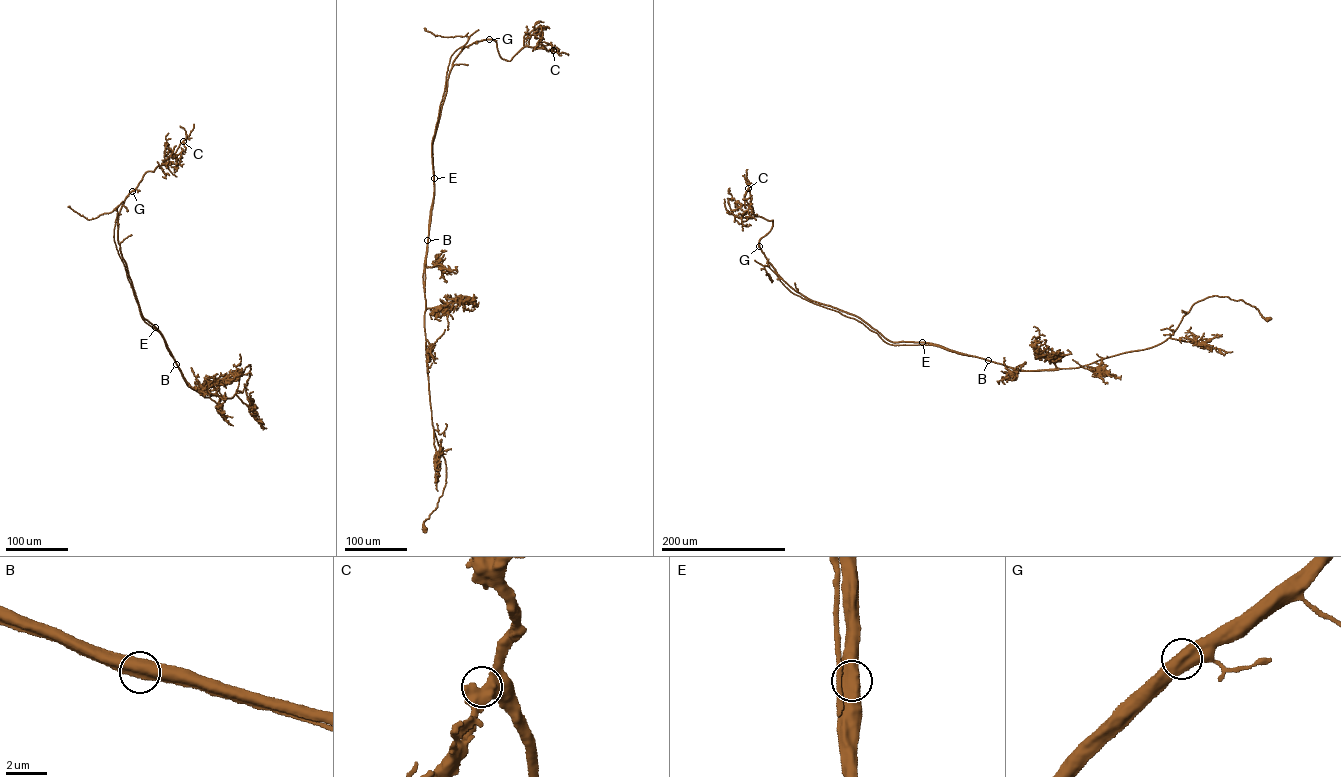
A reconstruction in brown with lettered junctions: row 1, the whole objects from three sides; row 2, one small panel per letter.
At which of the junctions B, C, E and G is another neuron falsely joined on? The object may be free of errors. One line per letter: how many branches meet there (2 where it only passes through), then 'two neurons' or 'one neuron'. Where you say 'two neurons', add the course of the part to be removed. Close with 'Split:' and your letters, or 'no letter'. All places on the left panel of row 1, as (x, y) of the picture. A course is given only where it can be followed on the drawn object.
B: 2 branches meet; two neurons; foreign part runs (176, 364), (160, 333), (141, 317), (114, 240), (117, 208), (88, 220), (68, 206)
C: 2 branches meet; one neuron
E: 2 branches meet; one neuron
G: 2 branches meet; one neuron
Split: B

